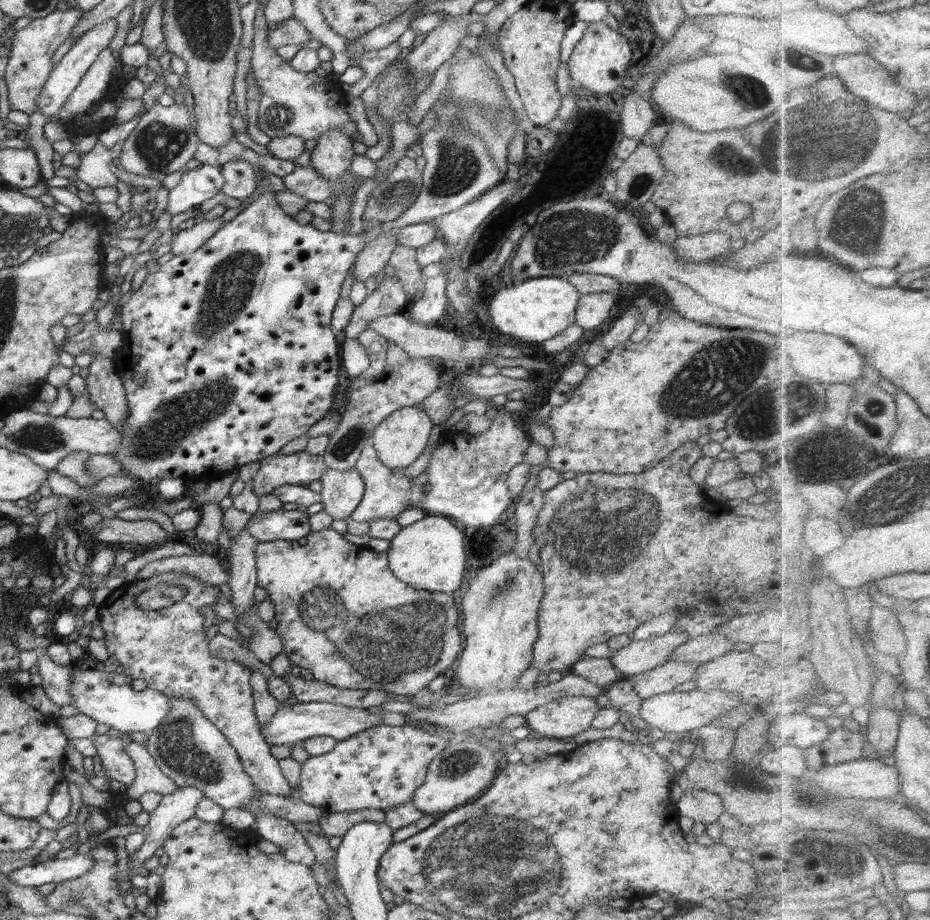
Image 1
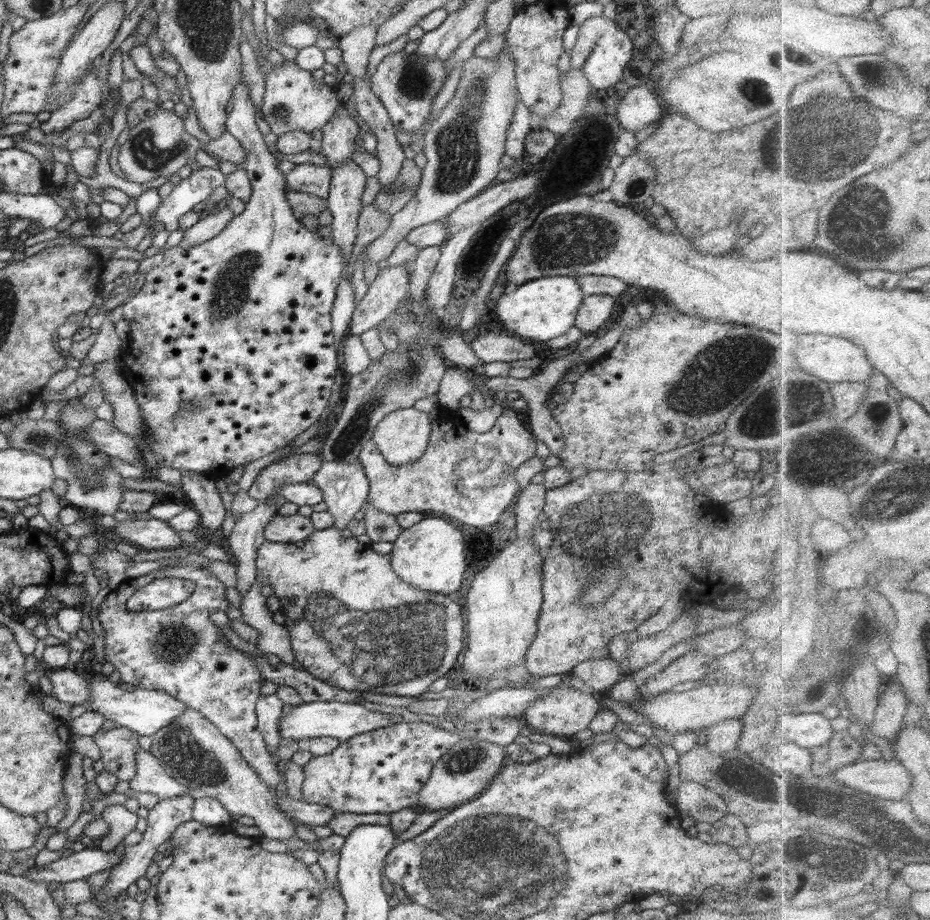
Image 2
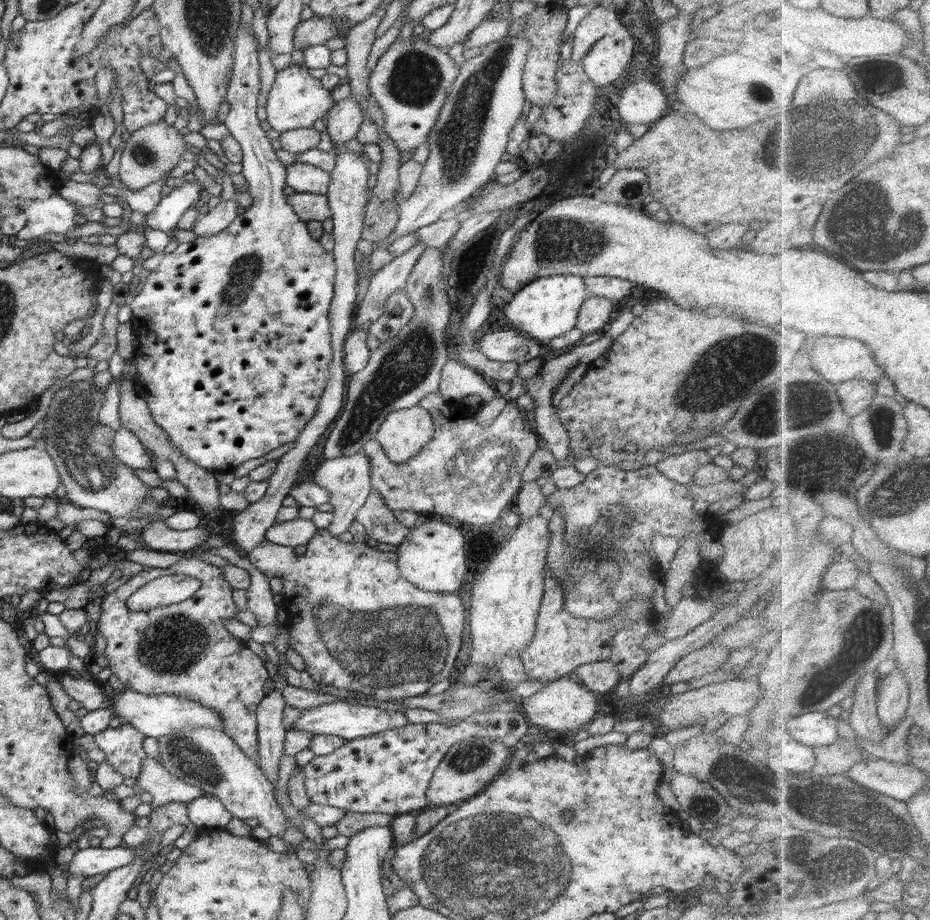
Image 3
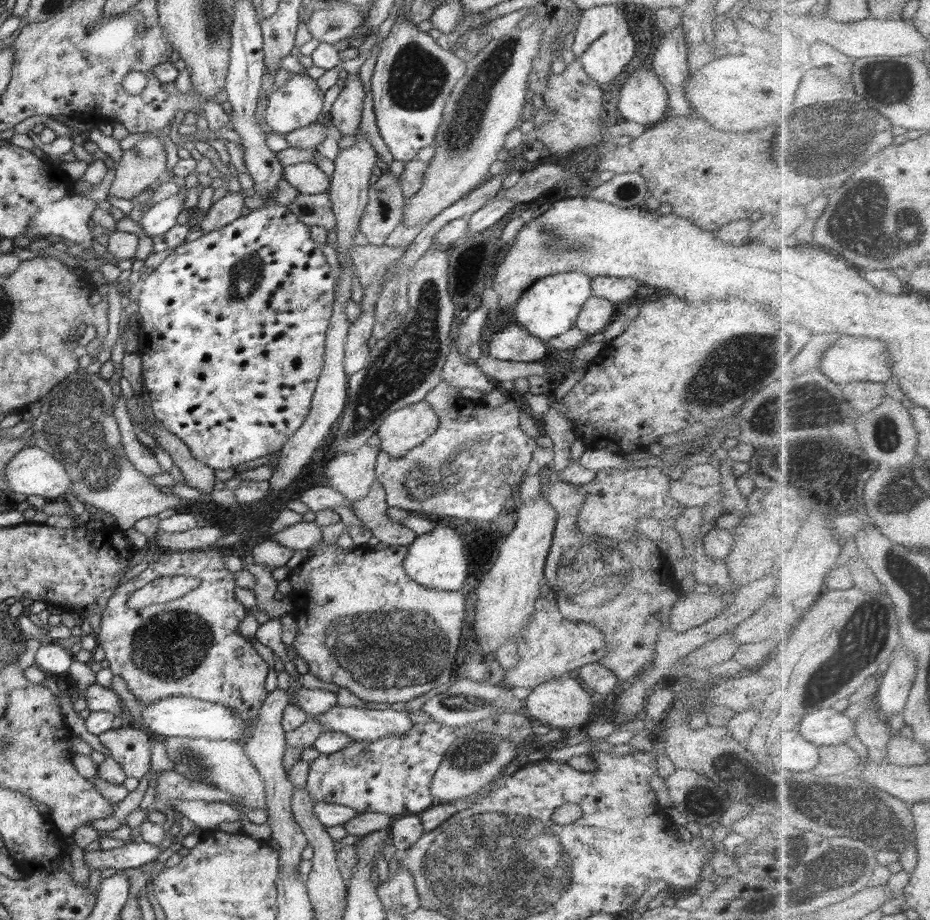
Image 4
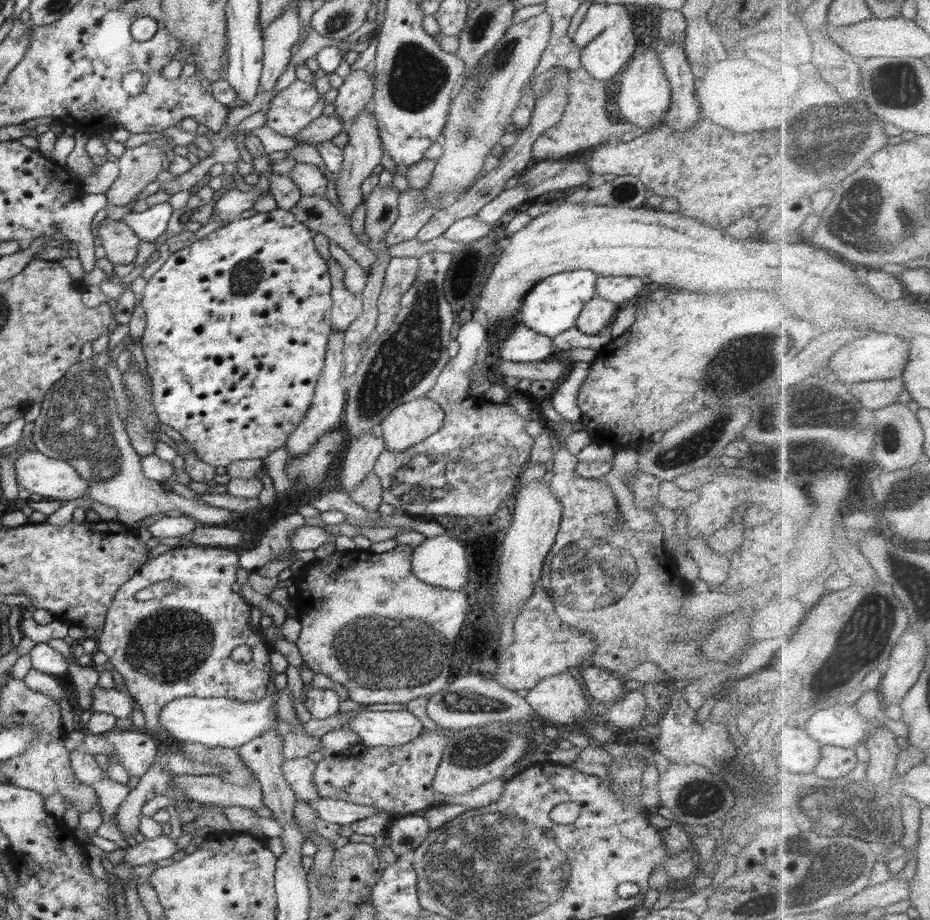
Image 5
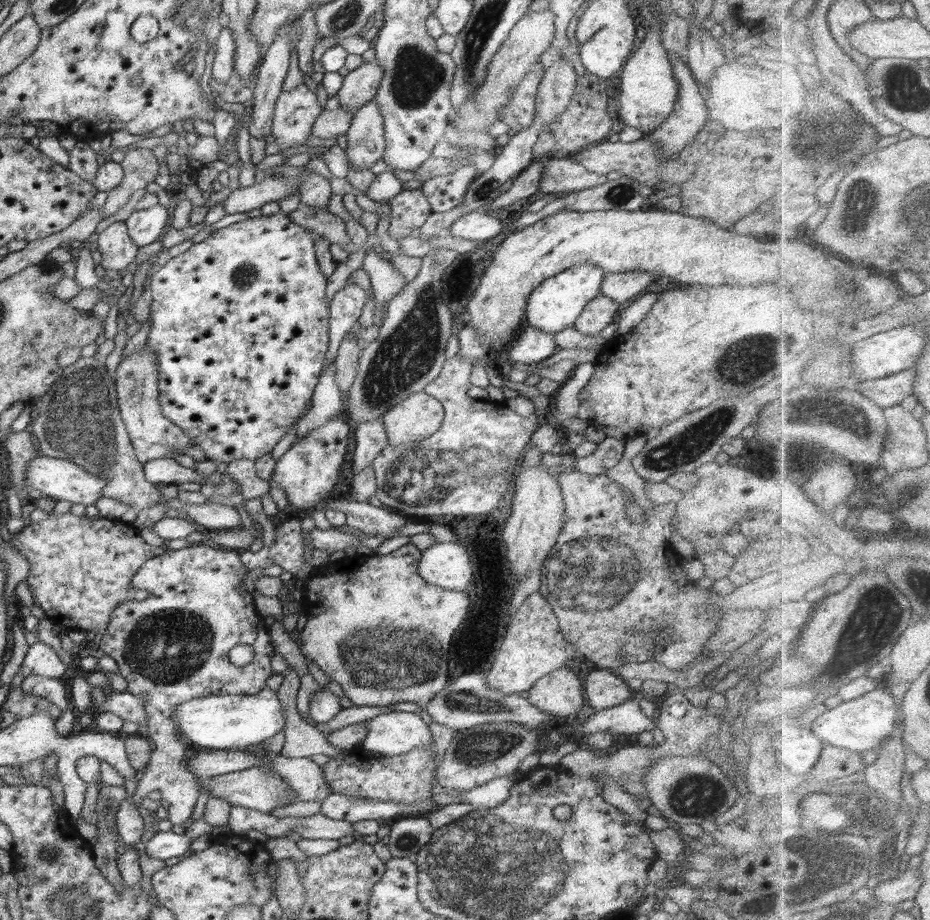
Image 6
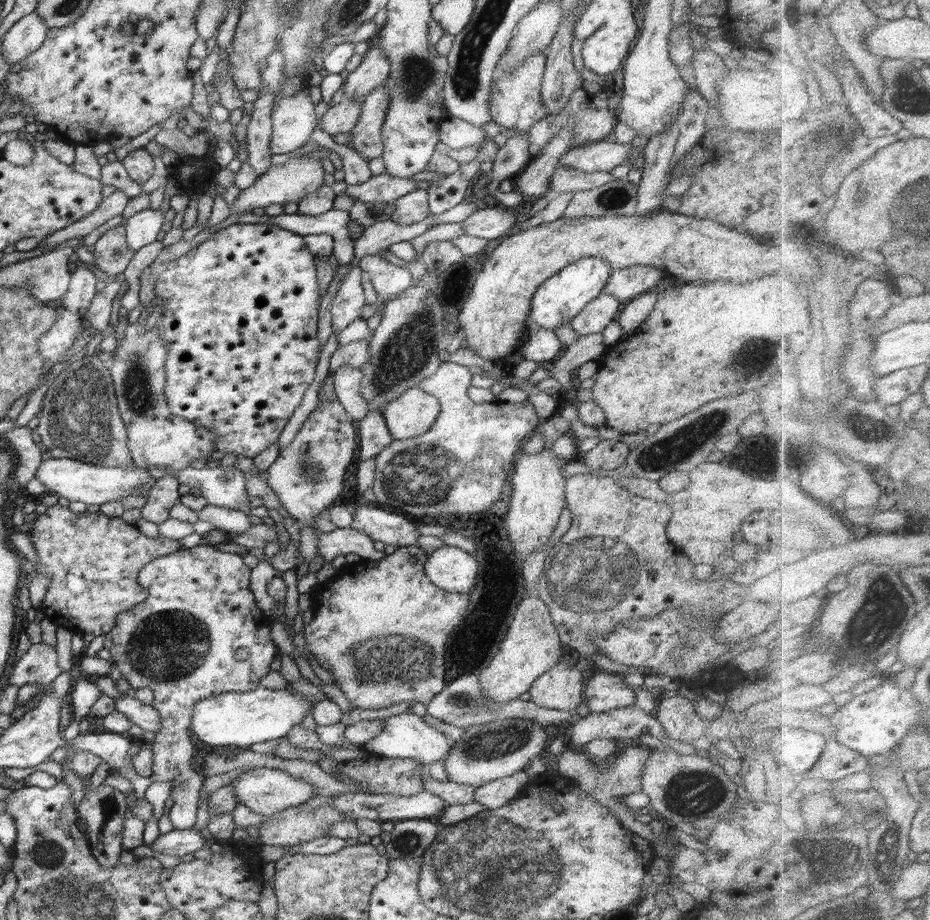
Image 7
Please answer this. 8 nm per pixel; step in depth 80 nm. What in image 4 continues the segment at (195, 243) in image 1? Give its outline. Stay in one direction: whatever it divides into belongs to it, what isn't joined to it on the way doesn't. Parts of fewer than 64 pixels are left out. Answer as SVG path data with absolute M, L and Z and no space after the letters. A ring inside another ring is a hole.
M228 192L222 199L212 203L211 207L201 215L199 220L203 234L222 229L223 226L240 218L244 210L245 198L241 193Z

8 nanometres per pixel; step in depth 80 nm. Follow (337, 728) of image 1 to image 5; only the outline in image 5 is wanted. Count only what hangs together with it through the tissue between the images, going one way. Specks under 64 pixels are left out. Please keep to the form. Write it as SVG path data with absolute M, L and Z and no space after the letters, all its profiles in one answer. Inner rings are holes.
M407 710L360 711L347 718L347 728L353 730L364 746L398 748L414 740L424 726Z

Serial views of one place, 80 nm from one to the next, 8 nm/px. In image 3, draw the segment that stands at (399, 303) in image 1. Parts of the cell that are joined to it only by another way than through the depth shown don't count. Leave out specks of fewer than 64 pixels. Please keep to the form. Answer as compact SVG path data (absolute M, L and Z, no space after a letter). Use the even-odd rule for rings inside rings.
M418 242L371 276L365 297L356 304L353 315L354 329L368 329L372 322L384 314L386 300L394 292L405 290L408 277L416 266L415 262L418 262L426 247L428 246L424 246L423 242Z

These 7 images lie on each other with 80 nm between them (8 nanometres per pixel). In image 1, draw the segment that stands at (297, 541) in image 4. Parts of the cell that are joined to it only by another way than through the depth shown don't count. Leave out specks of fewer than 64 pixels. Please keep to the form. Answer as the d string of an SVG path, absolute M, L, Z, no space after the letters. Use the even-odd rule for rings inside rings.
M285 509L274 512L258 511L250 516L248 533L254 535L254 539L261 542L272 540L298 541L307 537L311 532L309 515L298 510Z

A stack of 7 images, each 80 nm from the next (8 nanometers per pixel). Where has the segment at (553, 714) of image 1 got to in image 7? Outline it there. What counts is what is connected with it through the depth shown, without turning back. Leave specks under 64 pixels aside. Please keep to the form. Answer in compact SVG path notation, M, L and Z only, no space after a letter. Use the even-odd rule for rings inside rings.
M564 658L537 678L530 687L530 701L542 708L574 712L582 702L584 678L576 658Z

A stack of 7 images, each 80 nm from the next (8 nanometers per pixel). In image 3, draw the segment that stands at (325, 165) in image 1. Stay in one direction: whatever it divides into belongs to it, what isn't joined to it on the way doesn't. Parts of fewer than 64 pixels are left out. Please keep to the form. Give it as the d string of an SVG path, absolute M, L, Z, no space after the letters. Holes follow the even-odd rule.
M351 94L346 99L335 102L334 106L327 111L325 119L325 130L336 146L334 150L341 151L347 141L357 137L364 114L358 101L354 100Z

